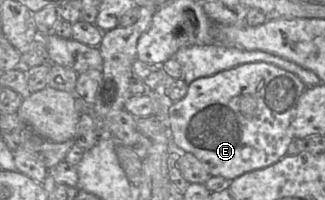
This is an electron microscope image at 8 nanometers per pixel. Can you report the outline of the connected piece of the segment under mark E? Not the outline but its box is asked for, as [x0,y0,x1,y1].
[168,62,308,181]

